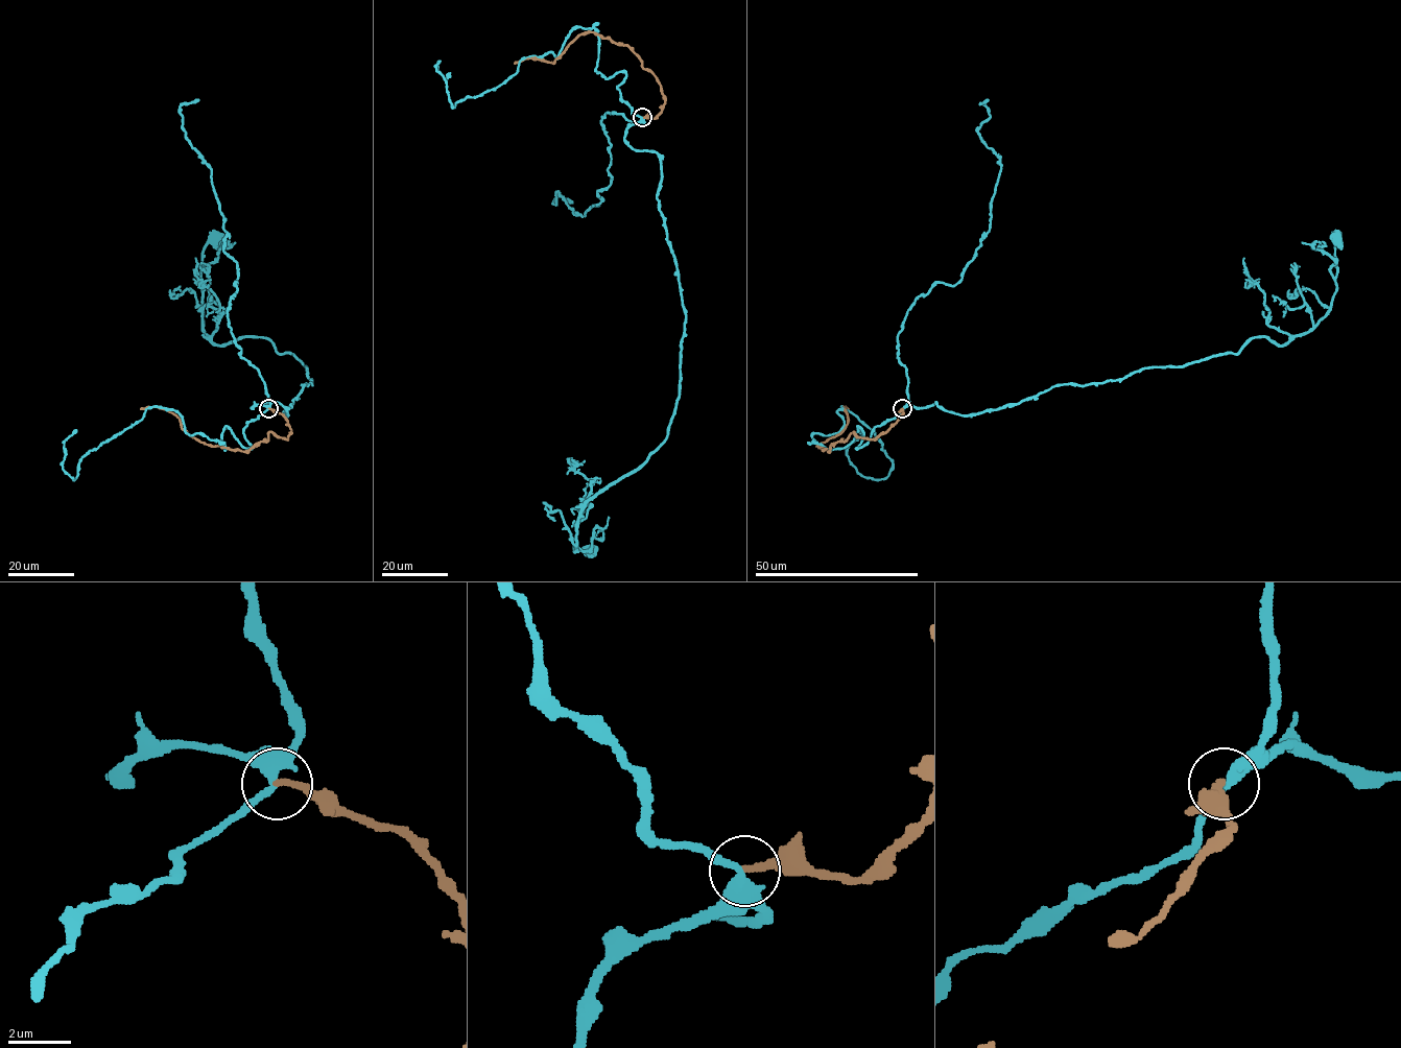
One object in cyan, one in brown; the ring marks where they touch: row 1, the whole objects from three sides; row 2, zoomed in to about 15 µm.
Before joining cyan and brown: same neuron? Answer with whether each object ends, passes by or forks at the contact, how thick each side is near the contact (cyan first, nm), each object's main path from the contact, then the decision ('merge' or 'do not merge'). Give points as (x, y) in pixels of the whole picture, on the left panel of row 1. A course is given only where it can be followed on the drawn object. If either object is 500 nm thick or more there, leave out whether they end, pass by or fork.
cyan passes by; brown ends there; 320 nm thick on the cyan side, 220 nm on the other; cyan runs (268, 409), (251, 407), (287, 415), (311, 382), (268, 339), (205, 334), (215, 238); brown runs (268, 409), (287, 421), (288, 436), (271, 432), (242, 451), (199, 442), (169, 411), (141, 409); do not merge

